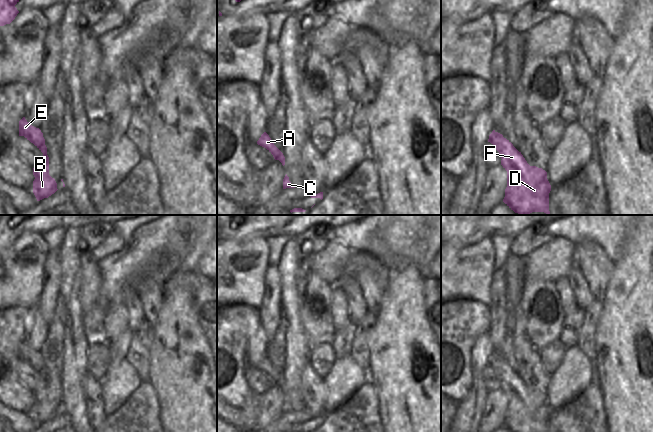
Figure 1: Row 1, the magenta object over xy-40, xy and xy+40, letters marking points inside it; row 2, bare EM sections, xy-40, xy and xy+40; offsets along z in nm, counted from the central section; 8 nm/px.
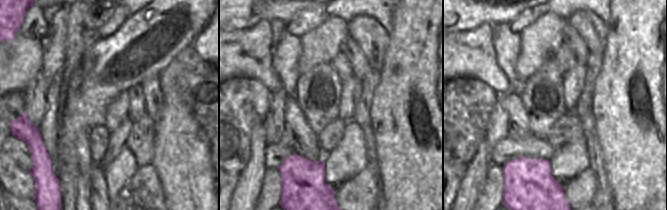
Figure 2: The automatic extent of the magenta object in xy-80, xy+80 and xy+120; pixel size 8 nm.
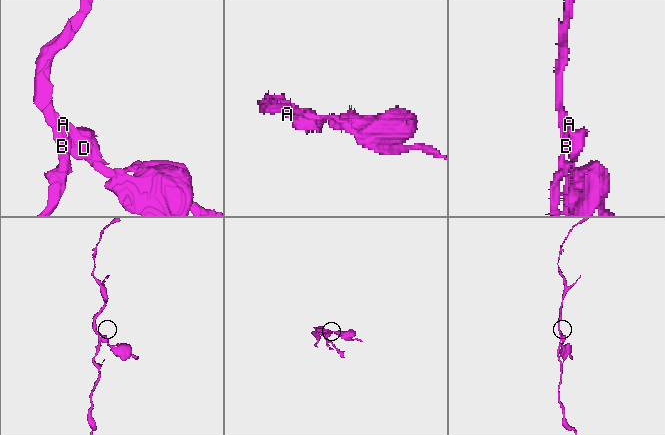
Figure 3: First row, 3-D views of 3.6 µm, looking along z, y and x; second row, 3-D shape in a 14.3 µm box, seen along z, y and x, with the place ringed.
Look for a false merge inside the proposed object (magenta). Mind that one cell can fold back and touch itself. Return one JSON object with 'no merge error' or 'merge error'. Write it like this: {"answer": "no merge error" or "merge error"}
{"answer": "merge error"}

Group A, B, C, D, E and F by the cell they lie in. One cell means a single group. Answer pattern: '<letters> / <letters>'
A B E / C D F

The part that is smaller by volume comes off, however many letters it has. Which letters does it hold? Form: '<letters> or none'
C, D, F

